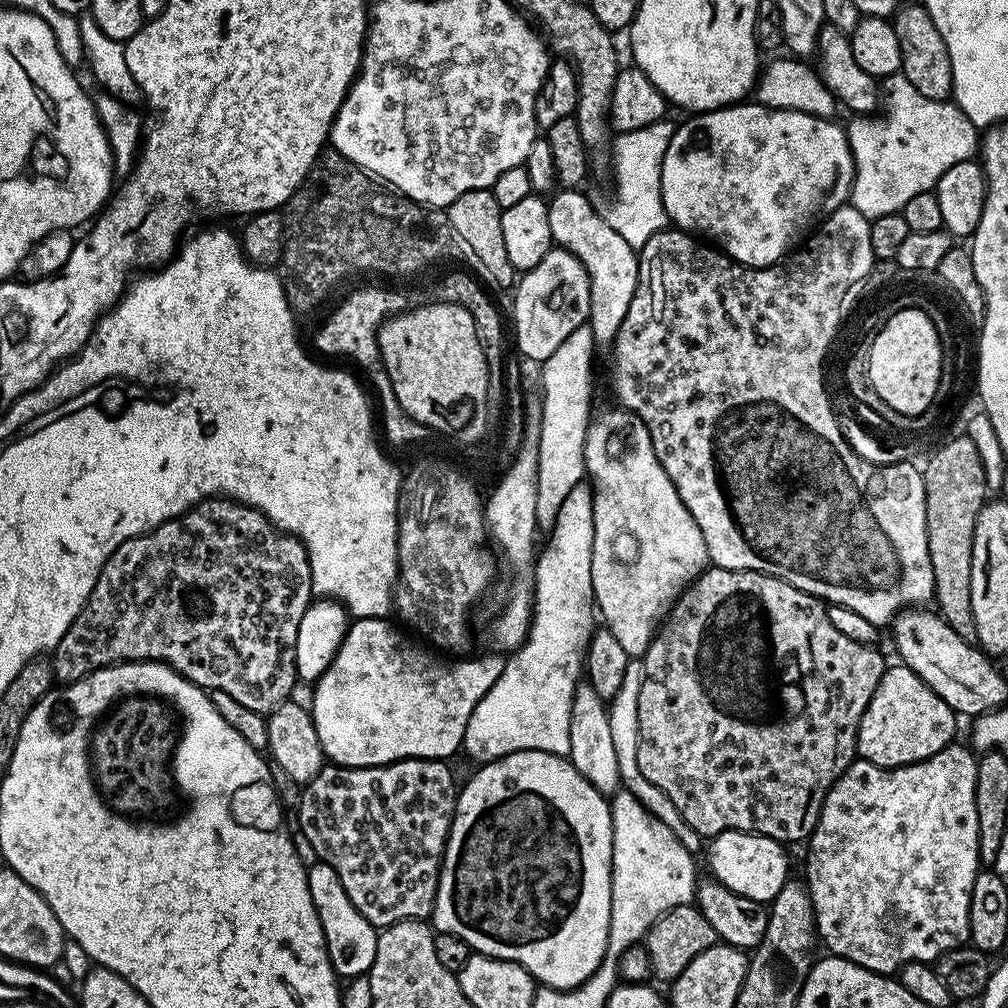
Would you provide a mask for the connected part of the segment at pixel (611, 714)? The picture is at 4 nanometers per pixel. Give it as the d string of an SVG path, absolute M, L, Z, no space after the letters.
M636 658L629 659L625 677L622 680L622 687L618 690L618 694L609 703L608 717L610 718L610 734L613 738L613 747L618 757L620 779L623 787L633 793L638 801L640 801L645 809L664 822L674 836L678 838L680 844L686 848L693 856L699 855L704 848L704 840L693 828L685 822L678 808L674 806L674 802L663 794L662 790L658 790L653 783L644 778L642 772L638 768L637 762L637 746L640 741L638 734L638 692L641 690L641 678L643 676L643 663Z

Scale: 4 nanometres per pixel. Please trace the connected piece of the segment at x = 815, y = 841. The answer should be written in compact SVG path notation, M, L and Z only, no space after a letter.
M953 742L948 747L938 750L938 754L920 760L917 764L907 764L901 768L879 768L868 760L857 758L836 779L820 808L816 829L806 841L806 847L808 847L806 883L816 915L816 931L831 955L846 958L866 970L880 973L881 976L892 976L899 973L900 969L905 968L907 964L914 962L932 964L950 950L965 947L969 943L970 894L976 873L982 868L978 854L978 810L974 806L976 761L977 757L971 747L963 748L959 742Z

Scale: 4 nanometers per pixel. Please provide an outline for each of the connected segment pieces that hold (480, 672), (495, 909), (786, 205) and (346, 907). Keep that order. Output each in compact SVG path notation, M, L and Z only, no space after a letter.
M320 598L309 604L306 614L302 614L302 622L298 622L296 671L300 674L313 672L316 676L321 675L320 681L316 684L316 689L312 692L312 704L310 703L312 721L314 722L314 730L318 730L318 742L322 746L325 757L327 757L333 765L341 768L378 768L382 764L395 764L397 760L406 760L409 758L439 760L441 758L449 758L448 756L454 755L456 751L459 753L464 743L466 726L470 722L470 714L474 714L474 706L478 706L478 702L482 702L482 698L490 690L490 686L494 686L494 682L498 682L498 678L504 672L506 660L503 655L500 655L501 657L480 656L477 660L464 660L468 658L445 658L443 655L429 650L423 643L420 643L420 645L415 644L412 640L407 640L398 629L391 628L391 626L387 624L388 622L389 621L384 618L378 620L353 619L351 621L352 625L348 628L350 617L347 608L331 598Z
M522 750L481 763L477 768L480 769L462 784L456 798L456 813L452 815L444 857L440 859L440 881L436 891L436 905L430 917L431 923L436 932L458 934L458 938L472 947L473 953L521 964L533 980L543 987L575 989L598 970L607 950L608 927L611 922L612 870L612 809L609 801L605 793L596 789L571 760L549 752Z
M755 102L729 104L727 108L692 114L687 119L677 127L664 150L660 189L669 221L689 234L710 238L715 247L747 268L769 268L777 264L820 221L849 203L852 151L847 131L841 125L839 128L835 119L823 120Z
M317 862L308 869L308 885L310 898L314 898L314 910L318 910L318 922L322 922L328 957L337 977L363 977L374 963L377 929L357 910L354 902L350 902L338 874L334 874L329 864Z

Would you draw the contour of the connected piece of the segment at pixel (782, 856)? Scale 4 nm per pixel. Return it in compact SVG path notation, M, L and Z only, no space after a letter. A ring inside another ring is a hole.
M723 832L711 837L707 845L708 868L713 872L711 875L714 880L728 887L735 895L771 902L790 878L788 856L784 848L781 841L757 836L755 832Z

